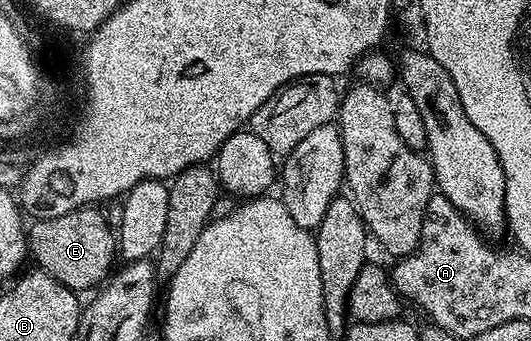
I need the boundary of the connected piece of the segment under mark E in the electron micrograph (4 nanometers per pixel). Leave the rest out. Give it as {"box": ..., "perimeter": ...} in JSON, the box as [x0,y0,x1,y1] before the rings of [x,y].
{"box":[27,205,117,293],"perimeter":[[[89,205],[79,207],[61,217],[34,220],[27,229],[28,252],[32,260],[35,259],[38,262],[36,263],[38,268],[76,293],[102,284],[110,276],[114,268],[113,261],[117,259],[116,232],[112,226],[109,227],[98,211],[98,208]]]}

